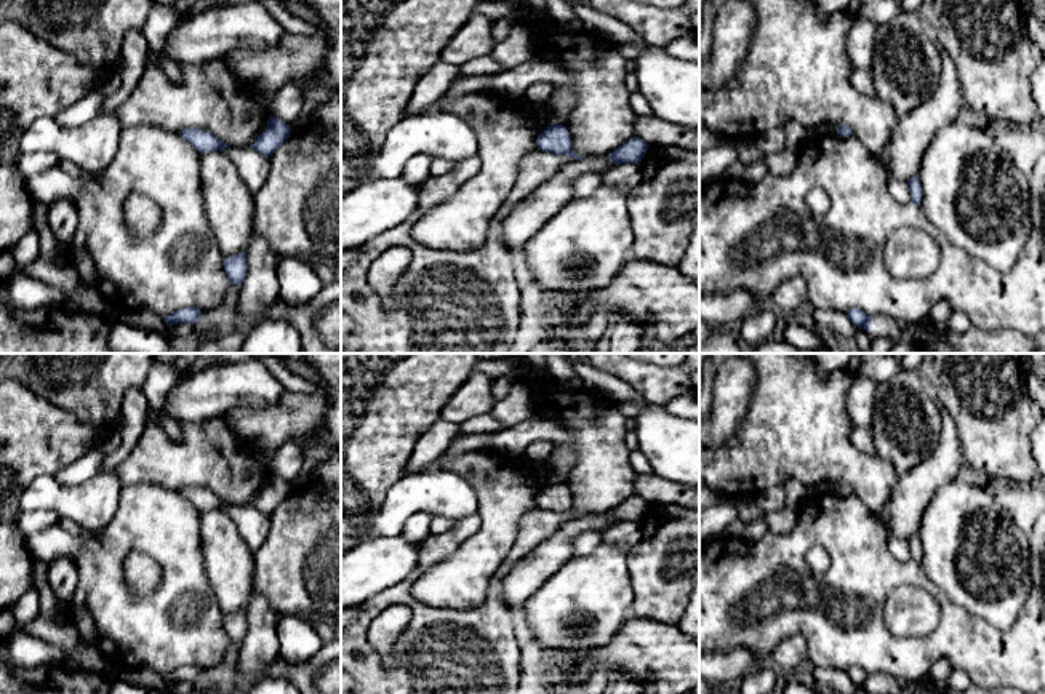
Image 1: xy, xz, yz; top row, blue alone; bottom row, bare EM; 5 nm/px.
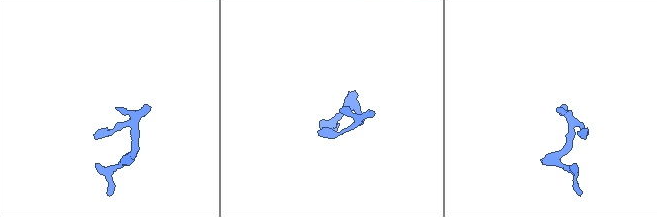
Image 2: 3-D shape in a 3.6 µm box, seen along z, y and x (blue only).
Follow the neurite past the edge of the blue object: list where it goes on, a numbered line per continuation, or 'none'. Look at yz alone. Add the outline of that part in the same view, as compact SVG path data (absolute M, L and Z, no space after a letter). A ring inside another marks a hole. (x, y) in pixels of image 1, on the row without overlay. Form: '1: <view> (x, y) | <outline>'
none

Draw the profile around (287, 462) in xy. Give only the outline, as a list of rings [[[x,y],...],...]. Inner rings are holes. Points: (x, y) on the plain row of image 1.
[[[296,443],[278,445],[270,462],[269,473],[291,483],[299,475],[304,464],[302,453]]]

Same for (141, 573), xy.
[[[130,553],[123,571],[125,584],[136,596],[147,596],[160,585],[160,566],[149,555]]]

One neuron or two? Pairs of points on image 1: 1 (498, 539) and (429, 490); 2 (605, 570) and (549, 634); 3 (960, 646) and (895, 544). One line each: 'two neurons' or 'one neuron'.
1: two neurons
2: one neuron
3: two neurons

